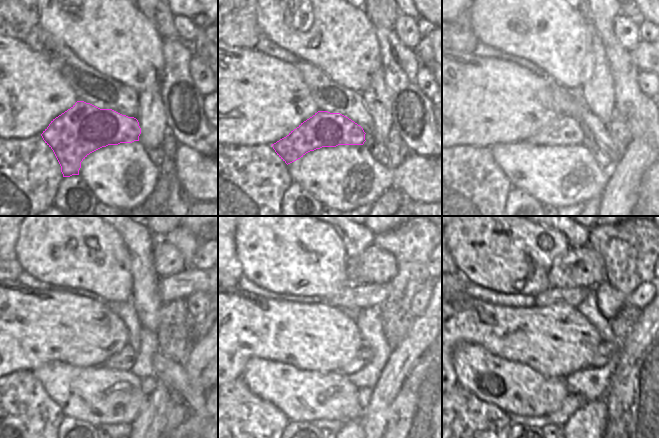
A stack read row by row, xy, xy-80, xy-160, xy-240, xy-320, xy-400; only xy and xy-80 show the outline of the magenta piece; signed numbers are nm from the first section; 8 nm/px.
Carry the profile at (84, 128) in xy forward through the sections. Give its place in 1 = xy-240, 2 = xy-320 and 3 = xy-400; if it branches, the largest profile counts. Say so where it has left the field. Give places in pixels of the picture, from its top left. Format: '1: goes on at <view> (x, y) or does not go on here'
1: goes on at xy-240 (124, 360)
2: goes on at xy-320 (364, 356)
3: goes on at xy-400 (604, 351)

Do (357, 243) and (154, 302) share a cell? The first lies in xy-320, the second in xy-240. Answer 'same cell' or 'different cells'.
same cell

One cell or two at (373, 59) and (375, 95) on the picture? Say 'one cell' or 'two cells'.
two cells

